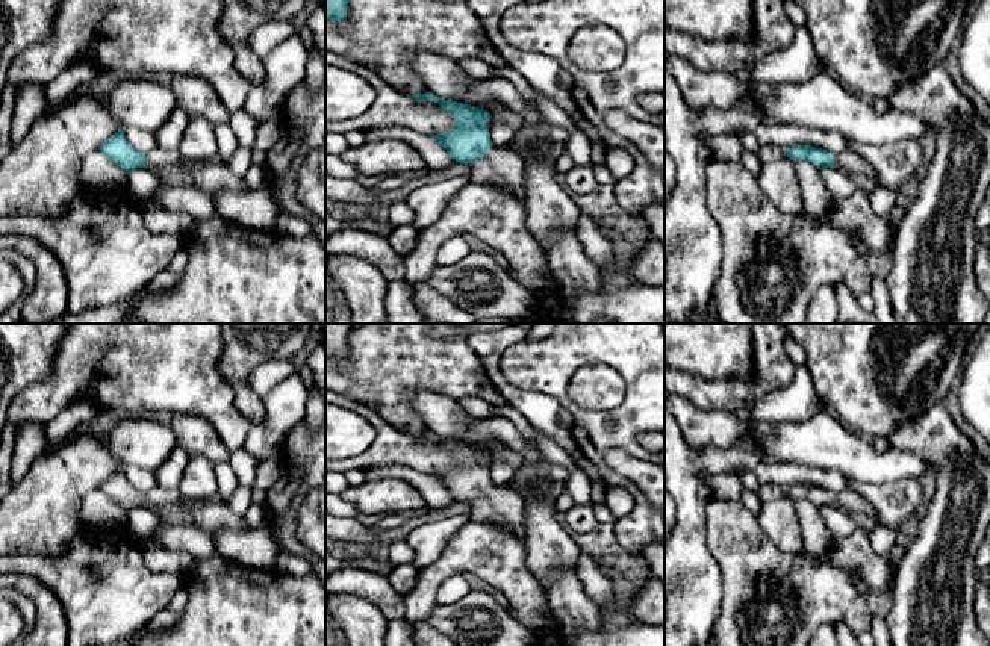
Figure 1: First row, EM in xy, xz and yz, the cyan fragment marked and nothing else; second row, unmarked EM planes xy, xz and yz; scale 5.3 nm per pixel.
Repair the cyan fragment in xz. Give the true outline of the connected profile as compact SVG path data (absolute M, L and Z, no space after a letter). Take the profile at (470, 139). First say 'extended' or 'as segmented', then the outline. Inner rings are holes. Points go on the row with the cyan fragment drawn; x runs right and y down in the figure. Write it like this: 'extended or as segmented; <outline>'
extended; M430 91L412 95L418 101L434 101L454 118L454 127L445 133L430 135L456 163L471 165L471 182L504 189L521 203L525 201L527 174L521 151L495 147L486 123L492 115L466 103L437 98Z

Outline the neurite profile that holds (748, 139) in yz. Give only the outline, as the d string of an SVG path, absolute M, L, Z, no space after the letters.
M743 130L739 133L737 139L742 142L743 150L758 154L760 142L754 133Z

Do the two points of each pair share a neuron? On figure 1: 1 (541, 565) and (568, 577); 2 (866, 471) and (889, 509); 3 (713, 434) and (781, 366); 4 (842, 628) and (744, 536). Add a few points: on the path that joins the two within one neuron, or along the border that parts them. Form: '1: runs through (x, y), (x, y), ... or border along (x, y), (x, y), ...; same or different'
1: border along (575, 569), (559, 568), (545, 589); different
2: border along (909, 477), (881, 483), (851, 480); different
3: border along (698, 407), (730, 412), (744, 418); different
4: border along (833, 625), (845, 622), (853, 630); different

